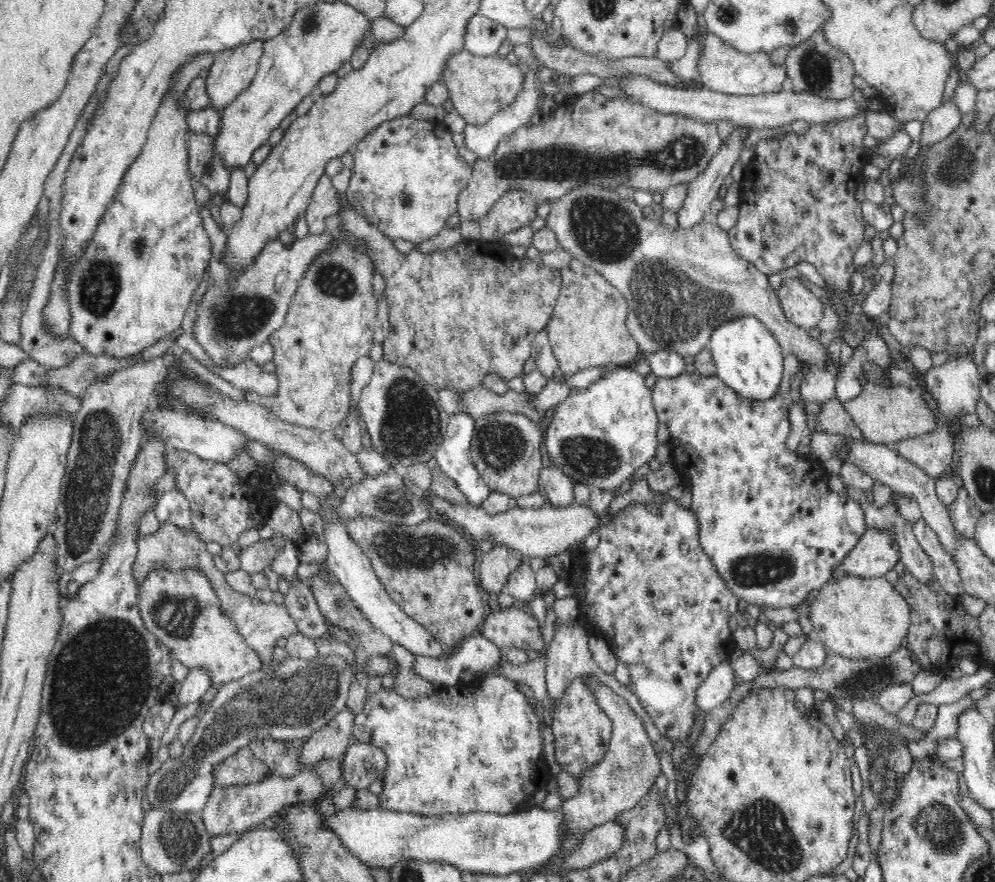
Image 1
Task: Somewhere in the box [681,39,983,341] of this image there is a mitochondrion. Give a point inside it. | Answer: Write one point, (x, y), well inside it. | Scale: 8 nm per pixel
(956, 166)

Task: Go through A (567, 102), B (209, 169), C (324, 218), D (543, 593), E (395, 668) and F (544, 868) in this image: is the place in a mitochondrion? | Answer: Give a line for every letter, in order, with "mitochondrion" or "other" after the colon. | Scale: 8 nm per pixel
A: other
B: mitochondrion
C: other
D: other
E: other
F: other

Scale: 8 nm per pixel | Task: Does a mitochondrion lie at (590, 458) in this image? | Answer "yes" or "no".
yes

